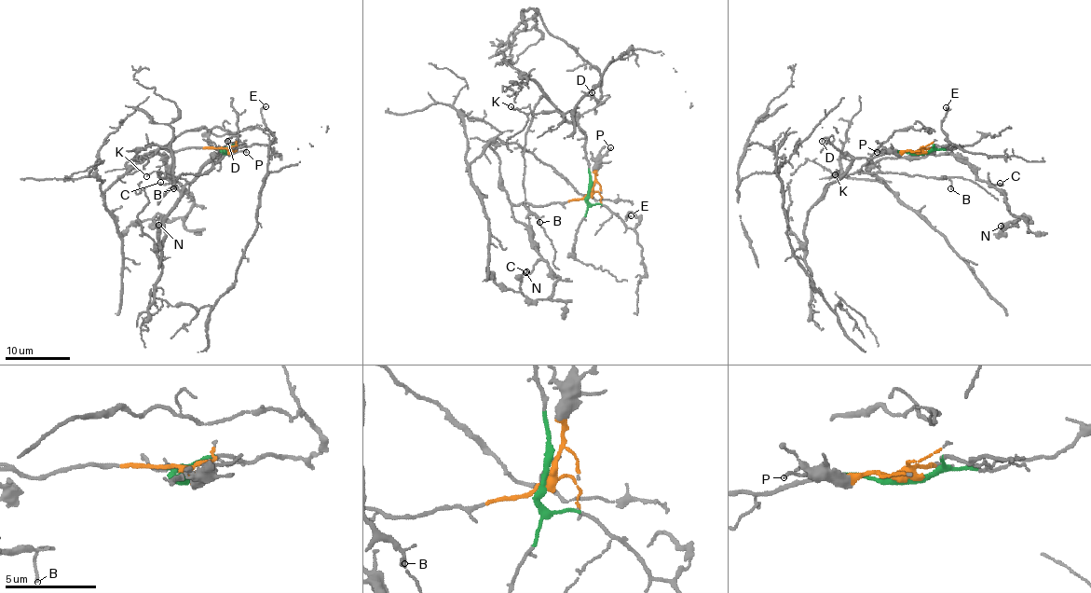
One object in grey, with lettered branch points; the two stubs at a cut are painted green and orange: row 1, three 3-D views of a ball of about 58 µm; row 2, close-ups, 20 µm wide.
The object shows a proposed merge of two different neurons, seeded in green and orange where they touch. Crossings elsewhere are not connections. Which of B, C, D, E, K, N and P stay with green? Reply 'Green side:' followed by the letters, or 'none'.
Green side: B, D, E, K

